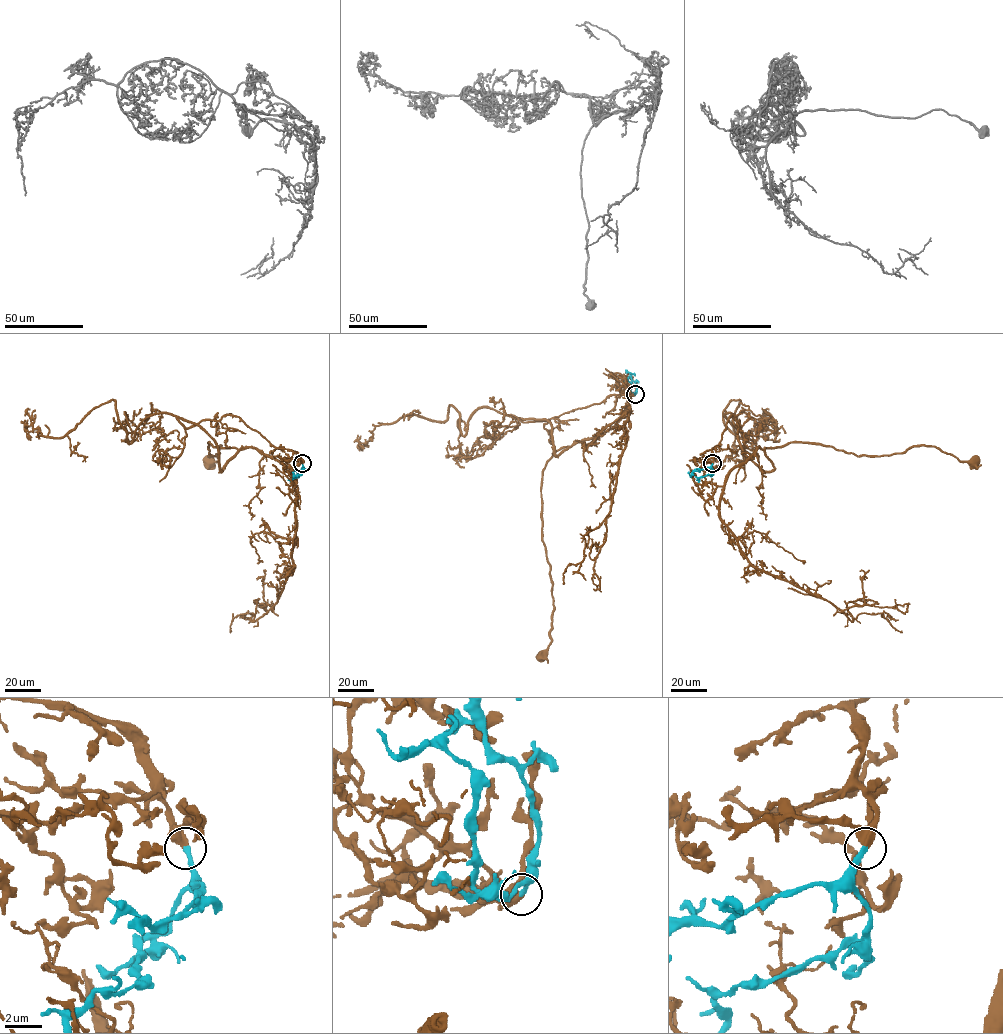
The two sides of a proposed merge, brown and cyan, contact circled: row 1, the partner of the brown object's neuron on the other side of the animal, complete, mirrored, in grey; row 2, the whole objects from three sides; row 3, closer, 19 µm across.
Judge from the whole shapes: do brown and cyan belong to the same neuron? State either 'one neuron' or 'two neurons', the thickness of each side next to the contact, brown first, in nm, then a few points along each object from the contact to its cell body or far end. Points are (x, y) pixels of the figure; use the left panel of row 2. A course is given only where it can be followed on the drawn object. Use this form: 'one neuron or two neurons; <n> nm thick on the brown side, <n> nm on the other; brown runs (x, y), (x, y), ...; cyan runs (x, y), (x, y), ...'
one neuron; 550 nm thick on the brown side, 280 nm on the other; brown runs (302, 463), (238, 417), (177, 417), (214, 440), (221, 471), (237, 449), (209, 442), (209, 462); cyan runs (302, 463), (300, 475), (293, 471)

